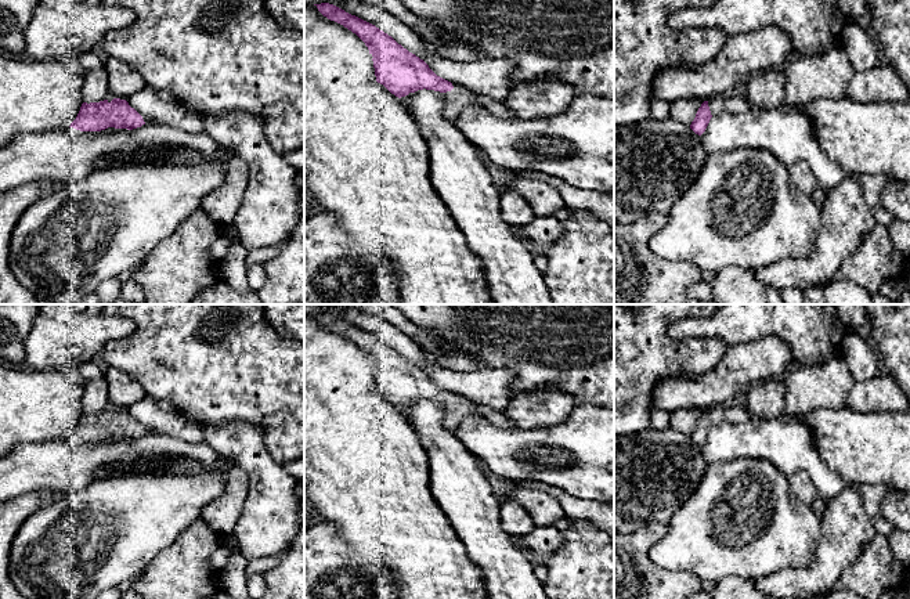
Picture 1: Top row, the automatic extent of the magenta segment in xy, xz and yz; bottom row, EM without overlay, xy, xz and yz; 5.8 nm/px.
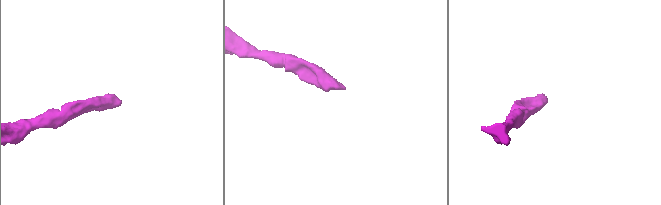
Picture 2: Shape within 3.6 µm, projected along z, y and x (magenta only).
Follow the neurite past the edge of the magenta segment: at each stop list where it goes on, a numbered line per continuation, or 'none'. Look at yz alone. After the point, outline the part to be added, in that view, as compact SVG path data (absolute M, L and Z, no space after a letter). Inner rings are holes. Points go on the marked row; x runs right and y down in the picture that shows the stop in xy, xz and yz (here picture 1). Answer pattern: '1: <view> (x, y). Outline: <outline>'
1: yz (736, 104). Outline: M730 93L730 94L714 97L708 100L708 107L712 116L716 116L723 112L740 115L747 112L751 108L751 105L740 93L737 94Z

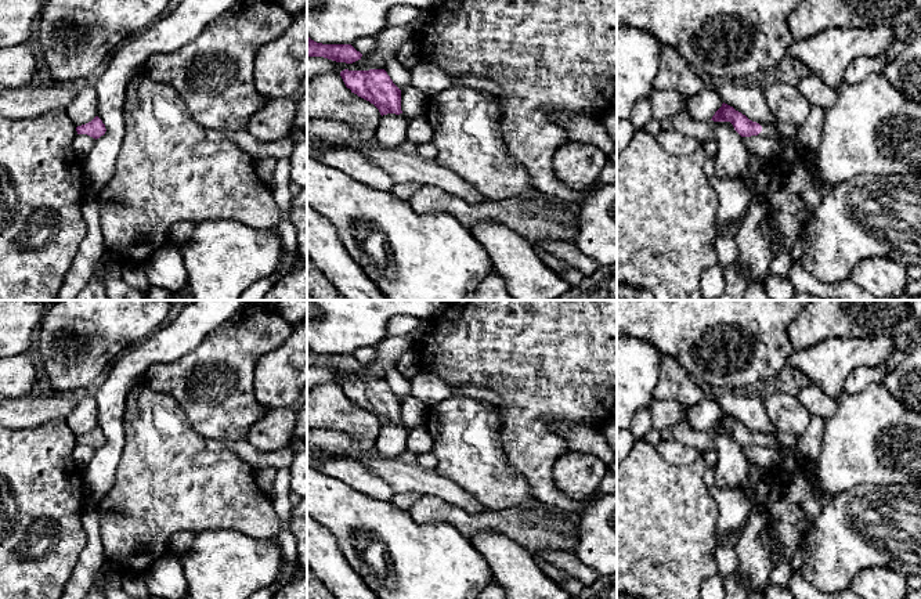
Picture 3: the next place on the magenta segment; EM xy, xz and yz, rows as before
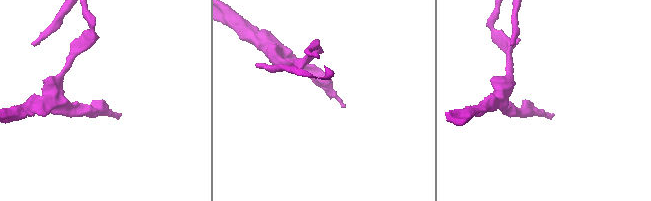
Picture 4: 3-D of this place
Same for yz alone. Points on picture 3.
1: yz (769, 130). Outline: M761 125L762 131L758 136L768 136L768 137L776 137L777 131L772 125Z

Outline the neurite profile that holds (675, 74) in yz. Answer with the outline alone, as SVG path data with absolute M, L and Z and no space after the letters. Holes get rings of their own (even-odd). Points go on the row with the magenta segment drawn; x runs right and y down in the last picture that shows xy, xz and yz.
M661 46L661 61L654 77L654 91L675 91L686 100L698 94L709 83L698 76L675 46Z

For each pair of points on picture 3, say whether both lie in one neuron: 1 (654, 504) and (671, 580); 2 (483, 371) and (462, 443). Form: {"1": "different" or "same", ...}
{"1": "same", "2": "different"}

